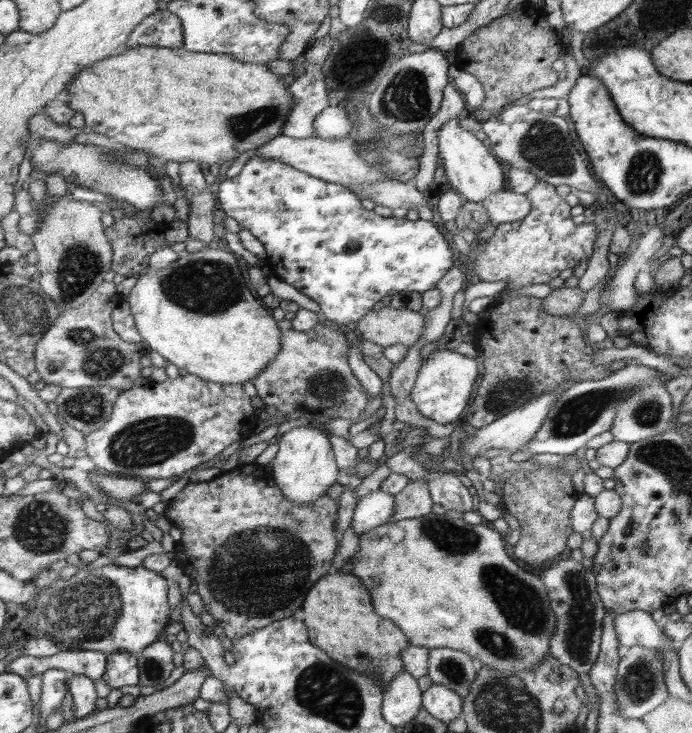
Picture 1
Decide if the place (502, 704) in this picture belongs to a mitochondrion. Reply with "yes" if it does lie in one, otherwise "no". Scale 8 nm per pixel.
yes

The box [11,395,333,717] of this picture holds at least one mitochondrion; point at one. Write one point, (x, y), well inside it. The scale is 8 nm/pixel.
(88, 609)

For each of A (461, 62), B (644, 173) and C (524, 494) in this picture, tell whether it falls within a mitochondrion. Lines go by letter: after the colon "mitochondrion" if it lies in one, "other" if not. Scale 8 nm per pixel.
A: other
B: mitochondrion
C: other

